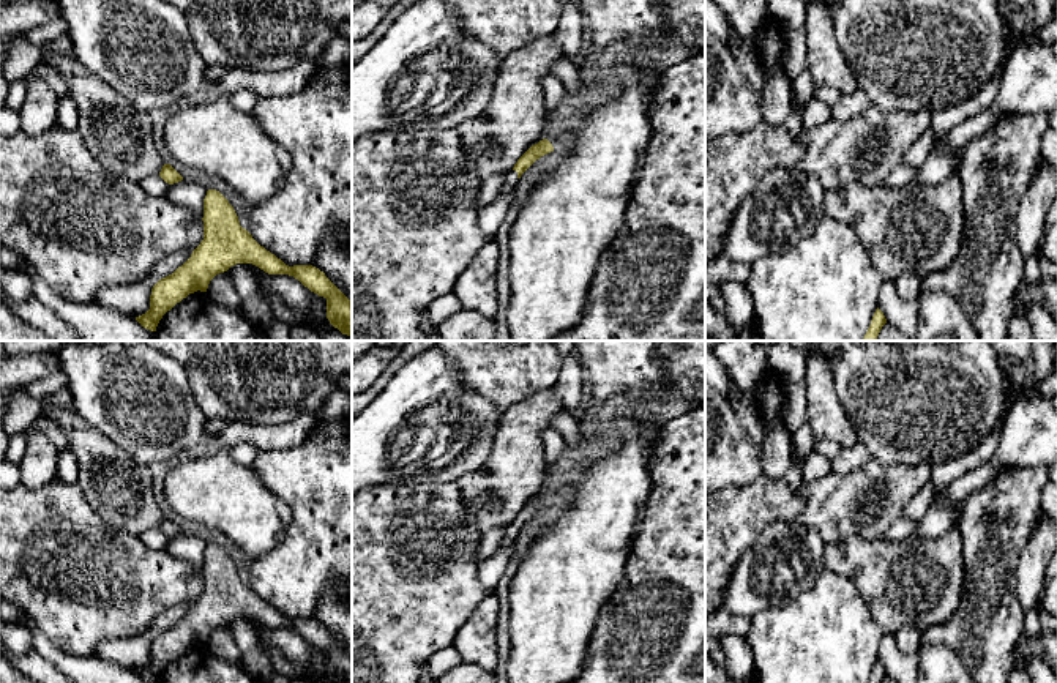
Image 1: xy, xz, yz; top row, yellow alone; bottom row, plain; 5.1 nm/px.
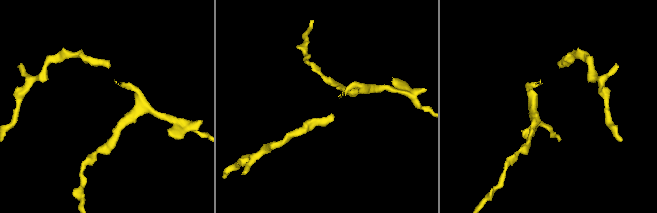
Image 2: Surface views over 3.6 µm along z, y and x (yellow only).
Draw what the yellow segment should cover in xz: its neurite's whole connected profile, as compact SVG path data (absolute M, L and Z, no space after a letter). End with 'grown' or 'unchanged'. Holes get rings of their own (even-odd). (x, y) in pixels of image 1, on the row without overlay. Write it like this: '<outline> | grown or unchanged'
M547 492L540 494L532 498L514 517L514 521L506 527L505 539L500 547L506 547L516 543L521 528L541 509L554 505L552 497Z | grown

